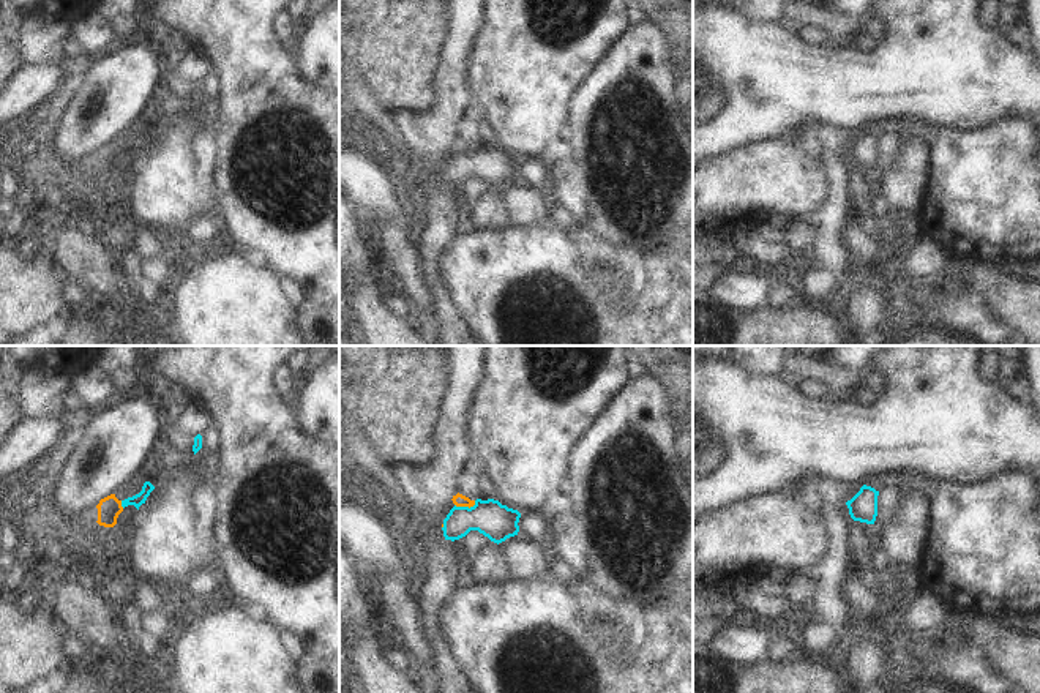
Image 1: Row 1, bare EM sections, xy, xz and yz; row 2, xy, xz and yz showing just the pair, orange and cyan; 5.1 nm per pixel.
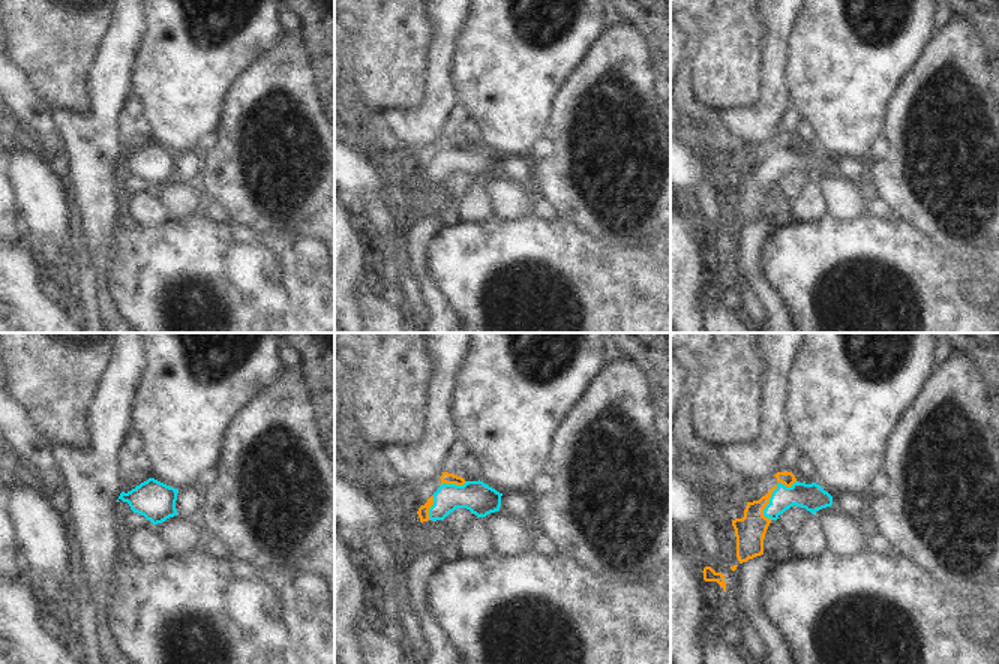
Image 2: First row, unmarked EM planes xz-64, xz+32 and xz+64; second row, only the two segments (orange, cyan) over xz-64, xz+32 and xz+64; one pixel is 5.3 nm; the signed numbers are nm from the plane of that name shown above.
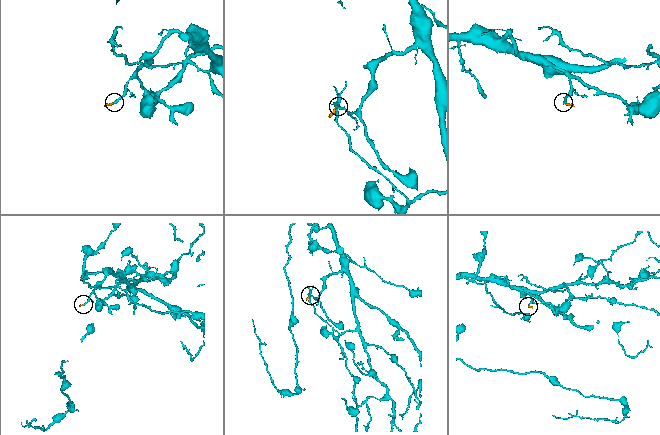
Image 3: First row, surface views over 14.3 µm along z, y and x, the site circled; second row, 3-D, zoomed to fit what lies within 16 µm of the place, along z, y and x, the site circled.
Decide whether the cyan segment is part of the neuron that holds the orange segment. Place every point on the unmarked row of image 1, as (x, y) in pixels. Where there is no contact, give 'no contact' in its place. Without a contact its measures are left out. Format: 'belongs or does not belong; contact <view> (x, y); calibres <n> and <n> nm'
belongs; contact xz (466, 152); calibres 60 and 190 nm

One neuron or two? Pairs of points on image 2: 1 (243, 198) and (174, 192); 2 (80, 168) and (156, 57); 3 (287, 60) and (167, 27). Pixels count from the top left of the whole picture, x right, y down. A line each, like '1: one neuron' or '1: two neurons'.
1: two neurons
2: two neurons
3: two neurons

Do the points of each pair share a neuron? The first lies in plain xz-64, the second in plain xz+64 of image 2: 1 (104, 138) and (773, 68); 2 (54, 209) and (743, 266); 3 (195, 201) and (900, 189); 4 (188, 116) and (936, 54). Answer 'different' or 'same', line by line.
1: same
2: different
3: different
4: different

